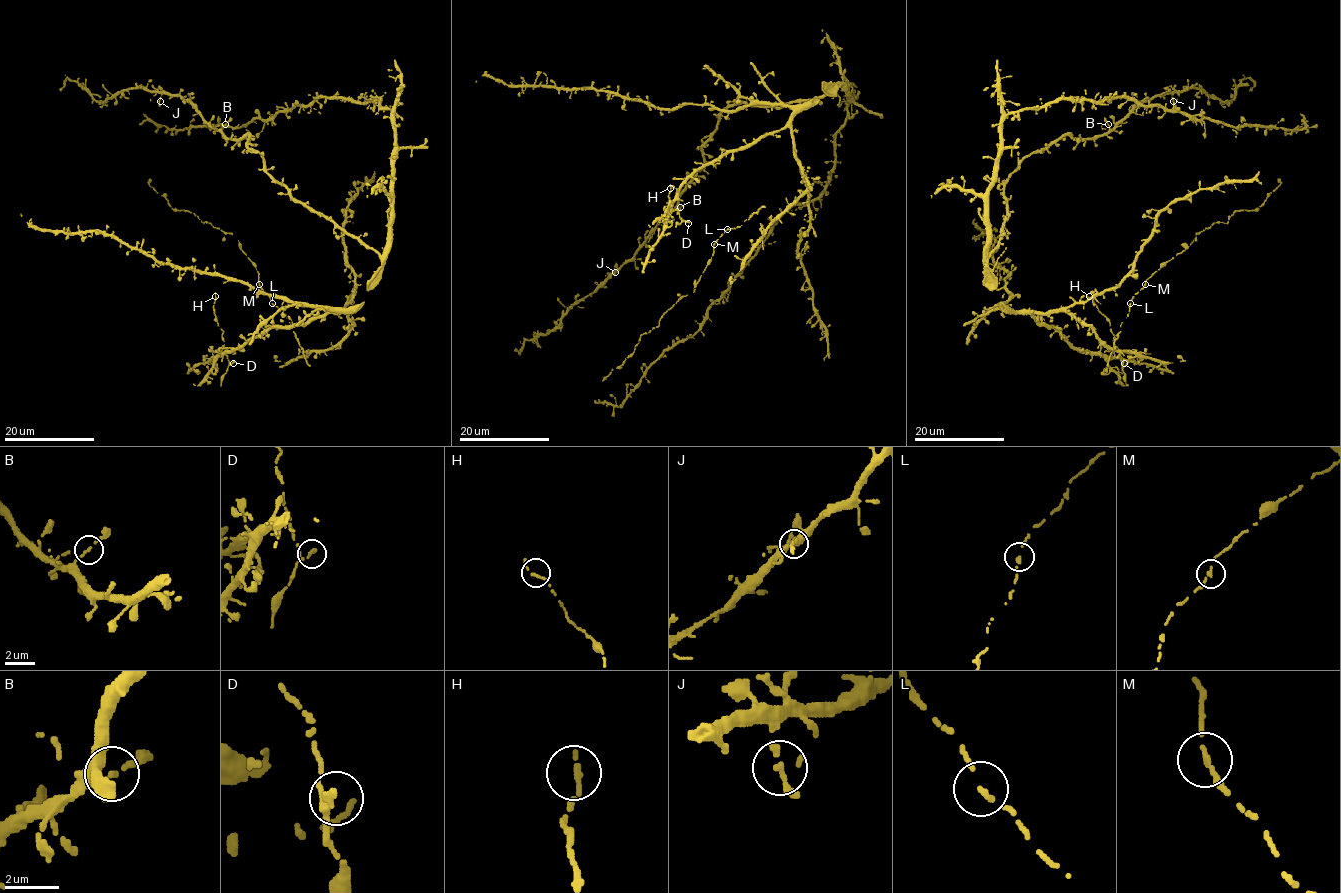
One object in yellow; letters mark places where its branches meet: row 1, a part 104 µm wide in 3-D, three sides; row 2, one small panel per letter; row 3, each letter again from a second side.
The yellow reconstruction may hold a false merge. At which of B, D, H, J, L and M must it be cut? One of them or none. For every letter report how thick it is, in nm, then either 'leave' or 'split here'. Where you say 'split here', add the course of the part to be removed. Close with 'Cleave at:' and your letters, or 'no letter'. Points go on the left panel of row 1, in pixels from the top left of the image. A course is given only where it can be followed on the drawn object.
B: calibre 180 nm; leave
D: calibre 200 nm; leave
H: calibre 190 nm; leave
J: calibre 240 nm; leave
L: calibre 200 nm; leave
M: calibre 170 nm; leave
Cleave at: no letter

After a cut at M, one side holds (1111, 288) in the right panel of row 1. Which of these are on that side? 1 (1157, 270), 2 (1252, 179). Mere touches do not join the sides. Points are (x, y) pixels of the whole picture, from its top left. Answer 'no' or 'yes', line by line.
1: no
2: yes

